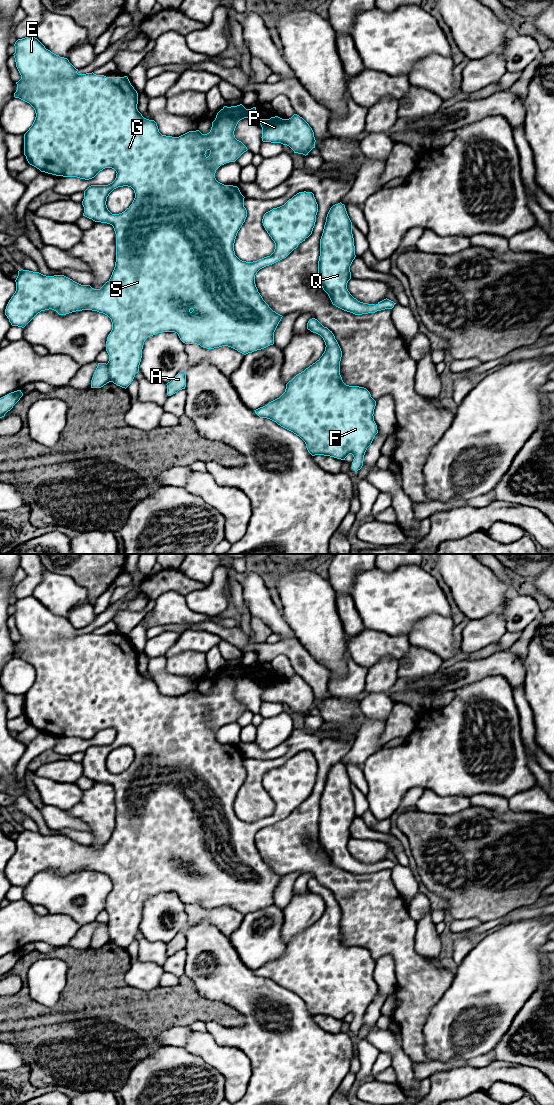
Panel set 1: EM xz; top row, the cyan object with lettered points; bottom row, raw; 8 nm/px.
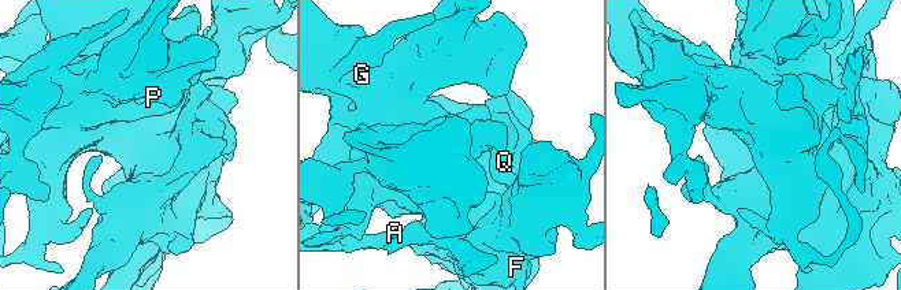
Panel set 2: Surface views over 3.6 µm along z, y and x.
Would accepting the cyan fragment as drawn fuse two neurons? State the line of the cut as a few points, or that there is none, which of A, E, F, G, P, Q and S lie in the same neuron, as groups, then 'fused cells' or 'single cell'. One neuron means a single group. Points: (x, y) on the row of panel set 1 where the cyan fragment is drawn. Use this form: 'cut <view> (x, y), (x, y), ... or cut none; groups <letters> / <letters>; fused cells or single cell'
cut xz (106, 364), (110, 381); groups A / E F G P Q S; fused cells

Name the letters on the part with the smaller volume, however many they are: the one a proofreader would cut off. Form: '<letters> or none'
A

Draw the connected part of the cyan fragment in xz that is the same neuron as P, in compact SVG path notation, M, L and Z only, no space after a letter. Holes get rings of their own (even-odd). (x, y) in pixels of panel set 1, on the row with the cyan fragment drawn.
M28 36L18 39L15 44L14 58L16 67L21 75L21 79L16 82L17 90L14 93L15 98L19 98L29 103L35 110L36 117L29 128L24 134L24 155L28 163L41 172L48 174L63 176L63 177L77 177L80 179L89 180L94 178L100 171L105 168L112 168L116 171L115 180L108 185L91 185L84 191L84 199L82 205L84 207L83 216L92 219L95 222L107 223L113 226L116 234L116 262L110 279L100 288L94 289L90 285L81 285L64 275L46 276L39 272L29 270L19 270L18 276L15 280L16 291L9 300L5 315L9 319L12 326L24 328L38 313L41 311L52 309L59 315L66 315L76 311L92 310L107 315L112 322L112 330L107 337L106 351L109 355L107 363L108 372L110 375L110 382L117 386L127 388L133 381L135 374L139 372L139 365L142 358L142 349L145 340L153 335L162 332L175 332L178 334L180 340L185 344L197 344L203 348L214 349L222 346L231 347L238 352L246 355L257 350L264 349L274 344L274 332L282 319L282 315L273 311L269 305L263 300L258 292L255 284L255 275L257 272L269 265L272 265L283 258L286 258L300 243L305 241L313 231L316 222L316 215L318 212L318 204L312 192L299 192L289 199L284 205L273 208L266 212L263 216L262 223L275 243L274 252L267 257L253 262L246 262L240 260L234 251L234 243L238 231L242 227L247 217L247 210L244 207L244 196L241 194L239 188L233 185L224 185L218 182L215 178L216 170L229 162L235 162L244 152L248 149L239 140L235 138L234 131L238 122L244 118L253 118L257 120L262 127L262 141L271 143L281 143L289 146L294 153L308 155L308 153L315 148L315 137L312 128L309 124L299 115L294 114L289 119L282 119L278 116L271 117L270 119L260 119L257 114L256 107L246 109L242 104L237 106L227 107L224 106L216 115L215 120L212 122L212 127L209 133L202 134L199 130L189 131L179 137L172 137L162 135L159 132L157 123L154 120L146 119L137 109L138 93L131 85L127 76L124 77L106 77L104 75L96 75L92 73L78 74L76 69L67 58L60 57L46 49L45 46L35 37ZM128 186L134 190L135 198L132 204L122 213L112 214L106 205L107 197L109 194L118 187Z

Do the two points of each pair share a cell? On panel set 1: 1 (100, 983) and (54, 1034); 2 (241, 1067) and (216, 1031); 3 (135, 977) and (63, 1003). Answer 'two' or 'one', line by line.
1: one
2: two
3: two

